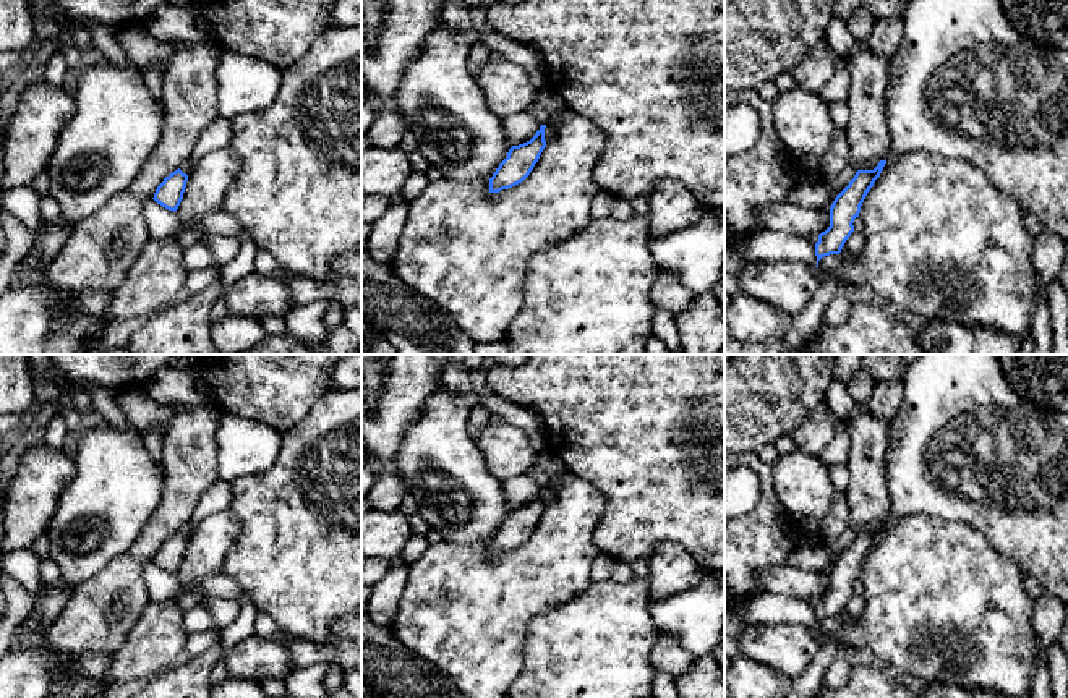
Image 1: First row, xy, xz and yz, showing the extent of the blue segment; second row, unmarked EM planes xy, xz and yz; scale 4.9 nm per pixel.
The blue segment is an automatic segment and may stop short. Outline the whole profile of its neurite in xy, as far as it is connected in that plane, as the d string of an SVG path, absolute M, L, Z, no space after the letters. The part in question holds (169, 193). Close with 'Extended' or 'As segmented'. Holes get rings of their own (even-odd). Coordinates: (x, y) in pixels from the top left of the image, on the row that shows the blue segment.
M180 168L172 172L157 186L152 199L162 207L175 212L183 199L186 181L188 175L183 173Z. As segmented

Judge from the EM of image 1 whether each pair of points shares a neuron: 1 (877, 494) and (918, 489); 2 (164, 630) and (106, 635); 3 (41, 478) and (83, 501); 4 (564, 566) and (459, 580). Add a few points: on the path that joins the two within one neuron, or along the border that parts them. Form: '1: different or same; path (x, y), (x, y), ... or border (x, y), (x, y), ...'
1: different; border (885, 455), (885, 485), (892, 515)
2: different; border (148, 601), (138, 621), (114, 653), (109, 668)
3: different; border (73, 460), (73, 478), (47, 525)
4: same; path (538, 577), (535, 580), (485, 580)

